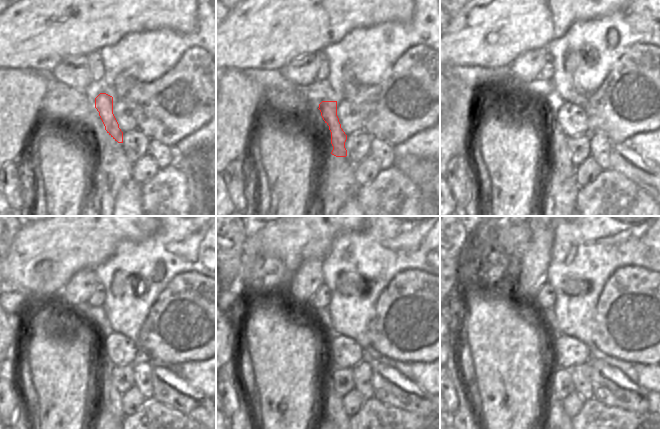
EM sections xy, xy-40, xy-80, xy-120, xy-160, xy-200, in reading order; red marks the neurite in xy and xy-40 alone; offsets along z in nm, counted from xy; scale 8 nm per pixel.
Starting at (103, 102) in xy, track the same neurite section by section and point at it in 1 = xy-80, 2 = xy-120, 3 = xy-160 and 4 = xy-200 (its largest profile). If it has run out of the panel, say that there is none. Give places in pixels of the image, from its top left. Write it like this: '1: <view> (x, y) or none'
1: xy-80 (558, 148)
2: xy-120 (110, 398)
3: xy-160 (333, 409)
4: xy-200 (556, 418)

